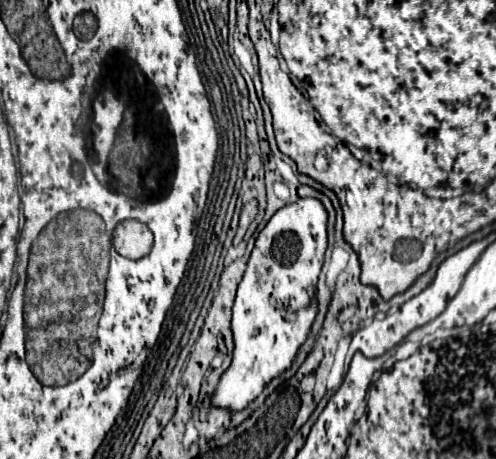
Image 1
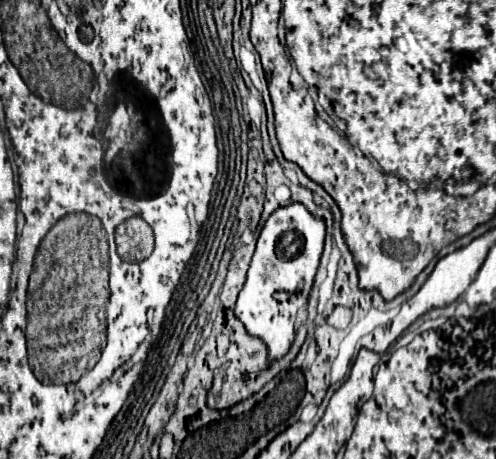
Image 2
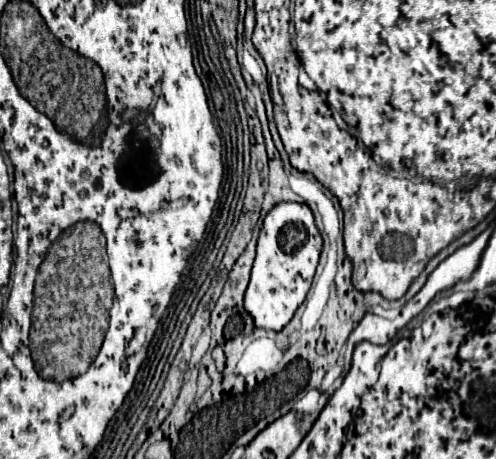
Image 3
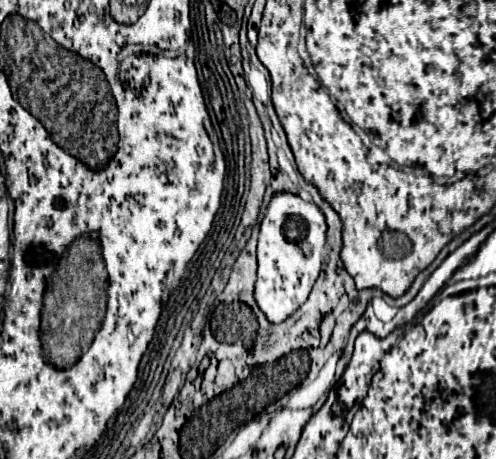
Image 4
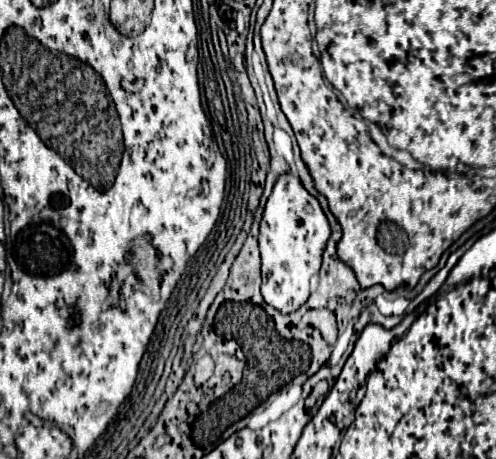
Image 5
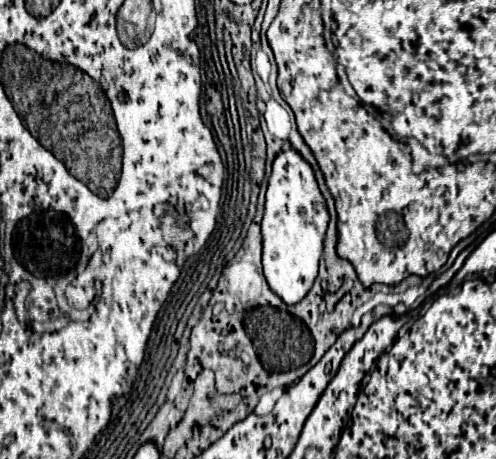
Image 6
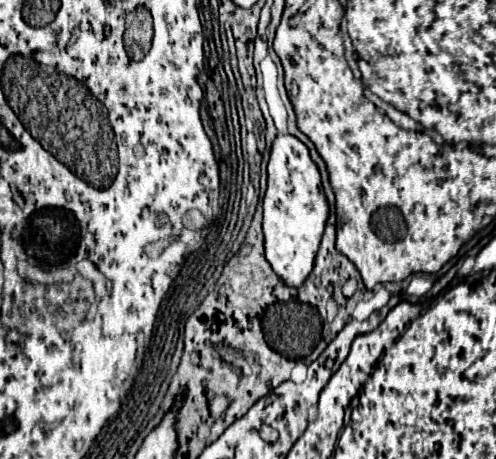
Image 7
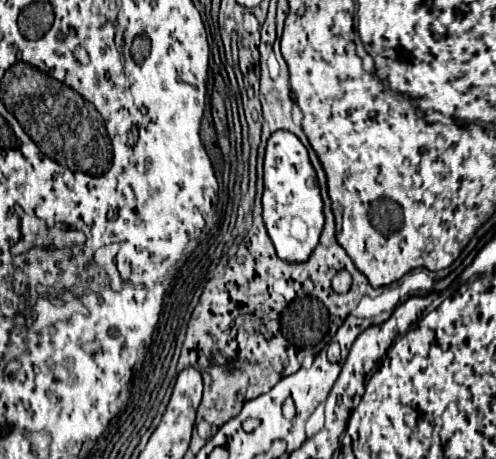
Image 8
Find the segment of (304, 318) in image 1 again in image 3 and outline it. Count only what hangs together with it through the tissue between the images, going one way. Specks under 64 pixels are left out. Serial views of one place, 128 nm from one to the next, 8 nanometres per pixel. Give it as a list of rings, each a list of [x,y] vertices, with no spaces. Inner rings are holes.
[[[280,202],[266,214],[260,236],[258,236],[250,284],[248,284],[246,294],[244,294],[244,310],[252,316],[256,328],[280,332],[292,320],[296,308],[304,302],[304,298],[310,290],[310,284],[312,284],[312,278],[314,278],[314,272],[316,272],[316,266],[318,266],[320,250],[322,250],[322,236],[320,236],[316,224],[314,224],[312,210],[306,204]]]

